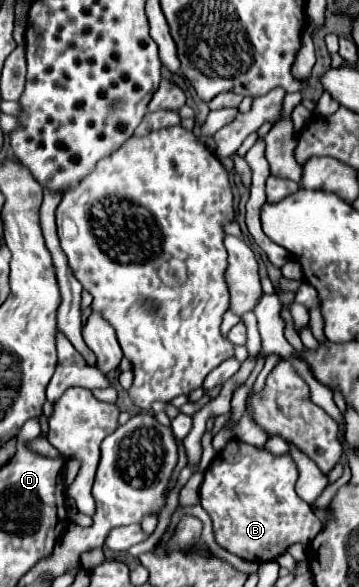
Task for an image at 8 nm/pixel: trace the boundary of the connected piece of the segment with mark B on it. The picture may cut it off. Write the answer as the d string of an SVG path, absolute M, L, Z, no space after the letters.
M229 440L227 446L213 458L207 468L205 482L201 488L201 506L207 510L213 522L213 534L219 546L251 562L269 562L281 556L291 544L309 544L321 532L321 520L315 516L311 506L303 502L295 492L297 466L289 454L275 456L263 446L251 446L241 440Z

